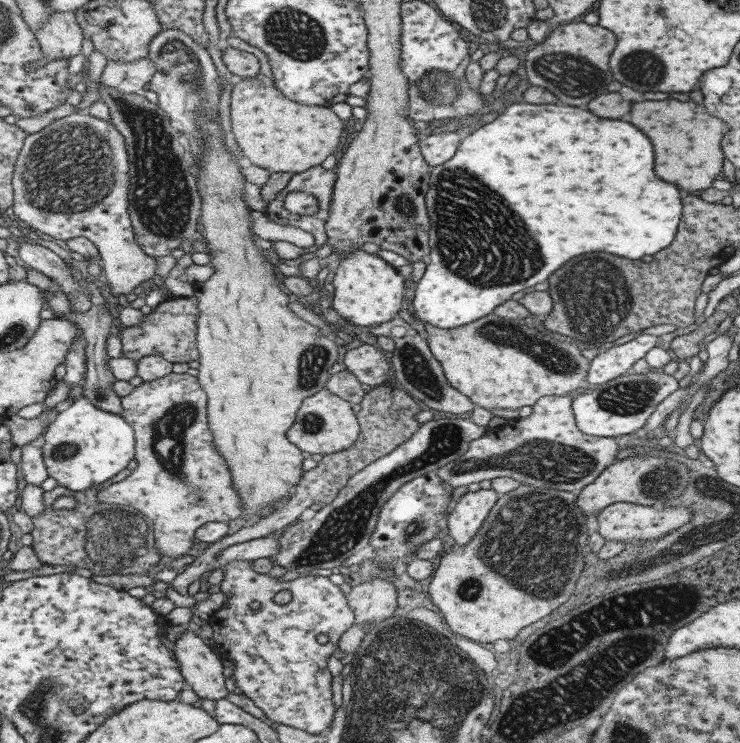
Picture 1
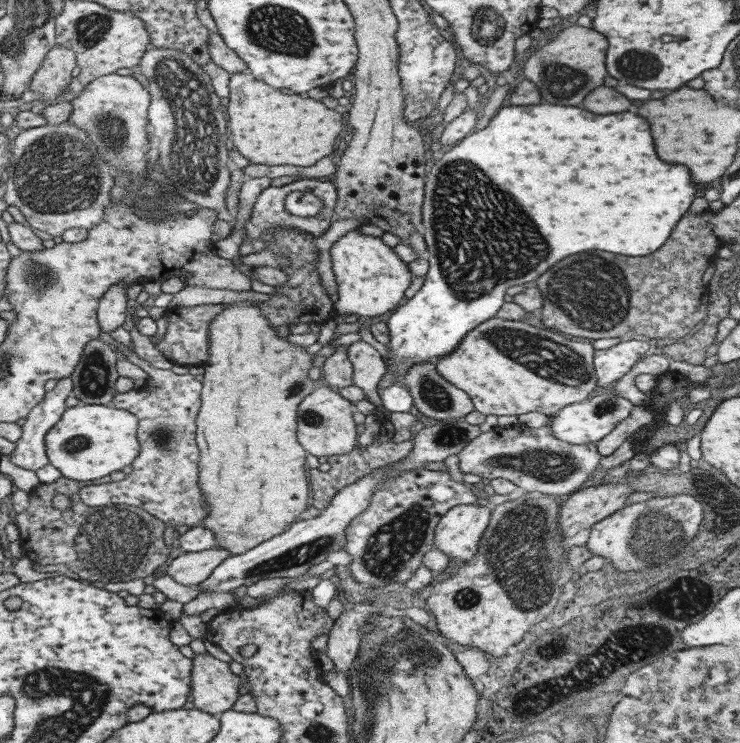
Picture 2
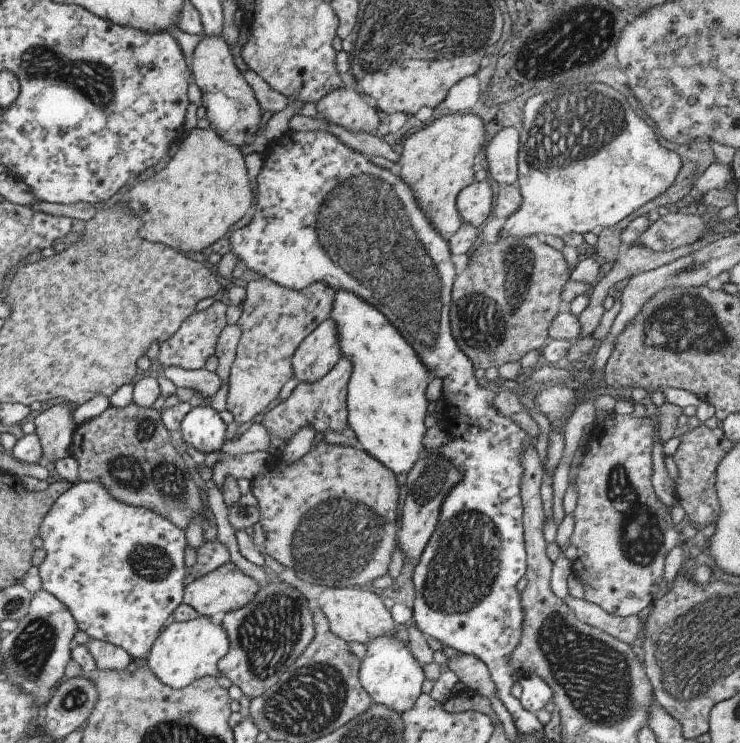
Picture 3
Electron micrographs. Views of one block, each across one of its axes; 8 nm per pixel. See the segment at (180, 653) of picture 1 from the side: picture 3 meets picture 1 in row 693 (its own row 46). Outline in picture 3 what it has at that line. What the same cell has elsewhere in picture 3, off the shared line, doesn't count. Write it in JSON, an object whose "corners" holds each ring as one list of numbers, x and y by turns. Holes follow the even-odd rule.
{"corners":[[201,35,203,35,203,38,199,40,199,43,193,49,189,63,190,71,193,74,192,80,199,88,201,106,205,109,204,118,208,122,209,129,213,130,223,142,229,142,229,144,233,144,235,148,240,150,242,145,251,144,254,140,260,125,259,117,263,111,259,108,253,91,249,88,237,67,235,67,230,53,231,50,225,44,225,39,222,36,215,38,215,36]]}

